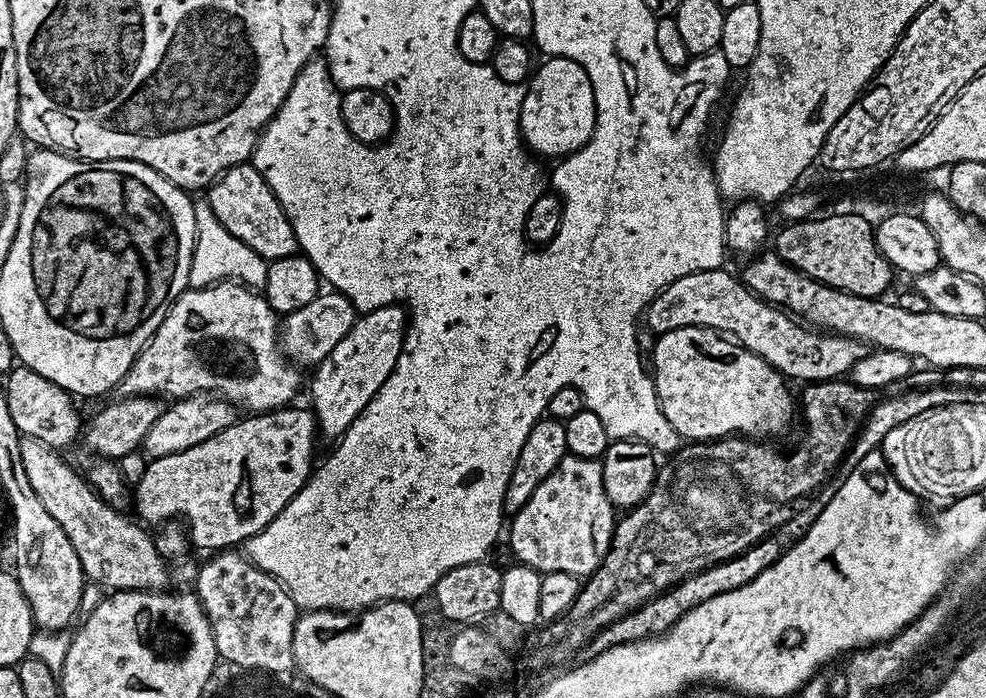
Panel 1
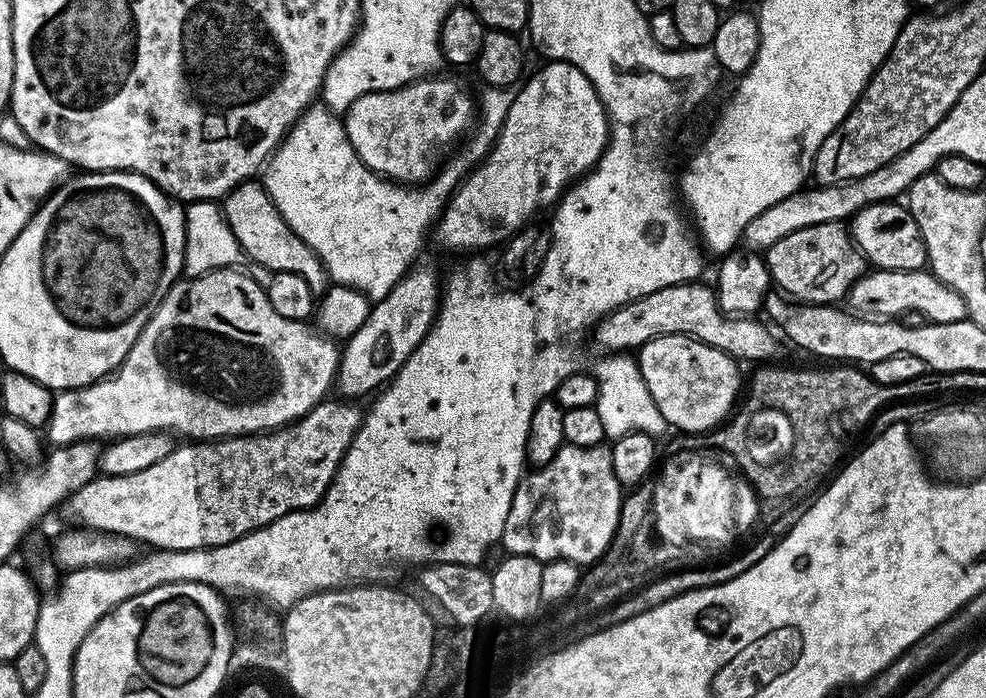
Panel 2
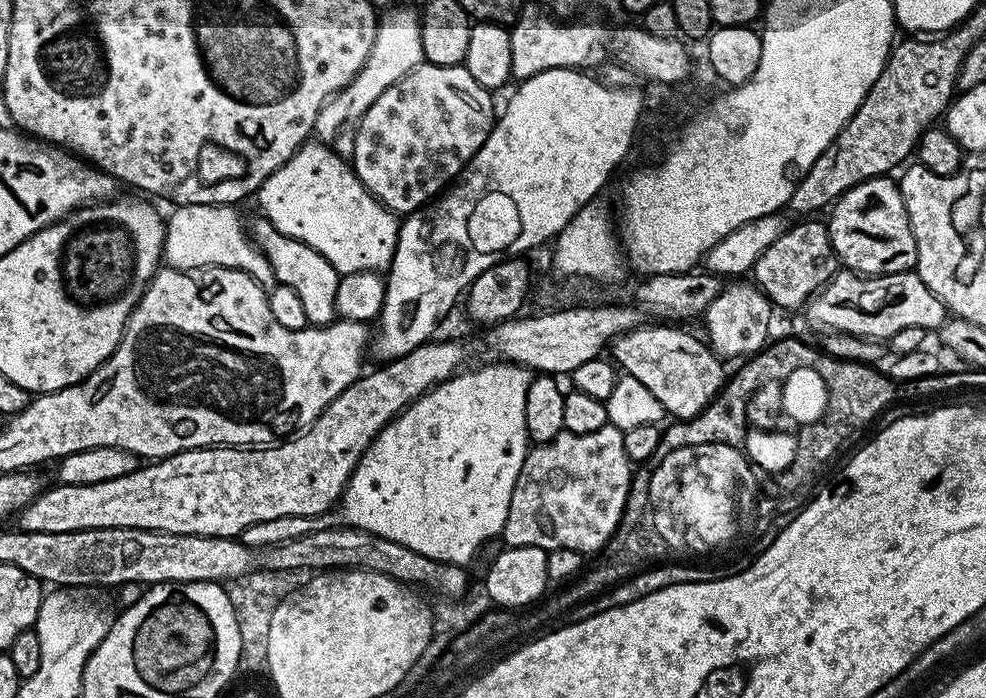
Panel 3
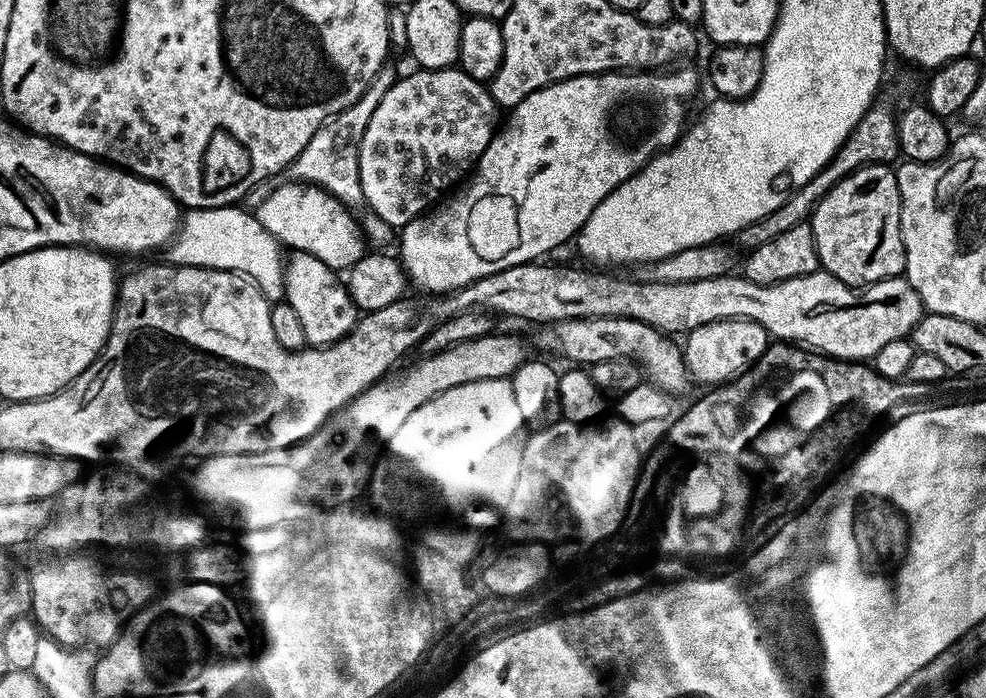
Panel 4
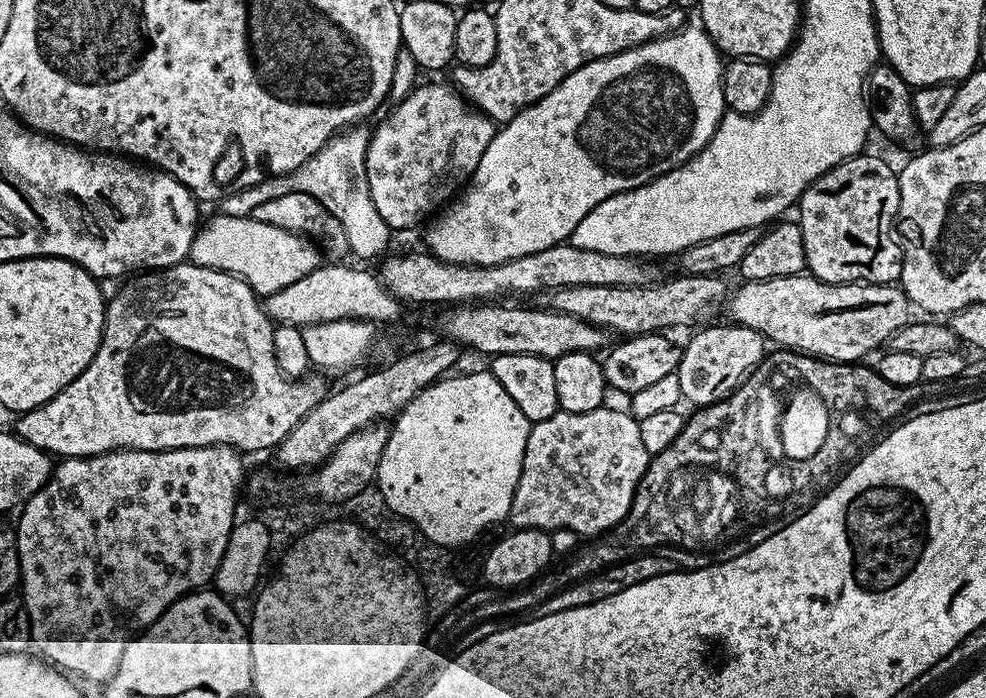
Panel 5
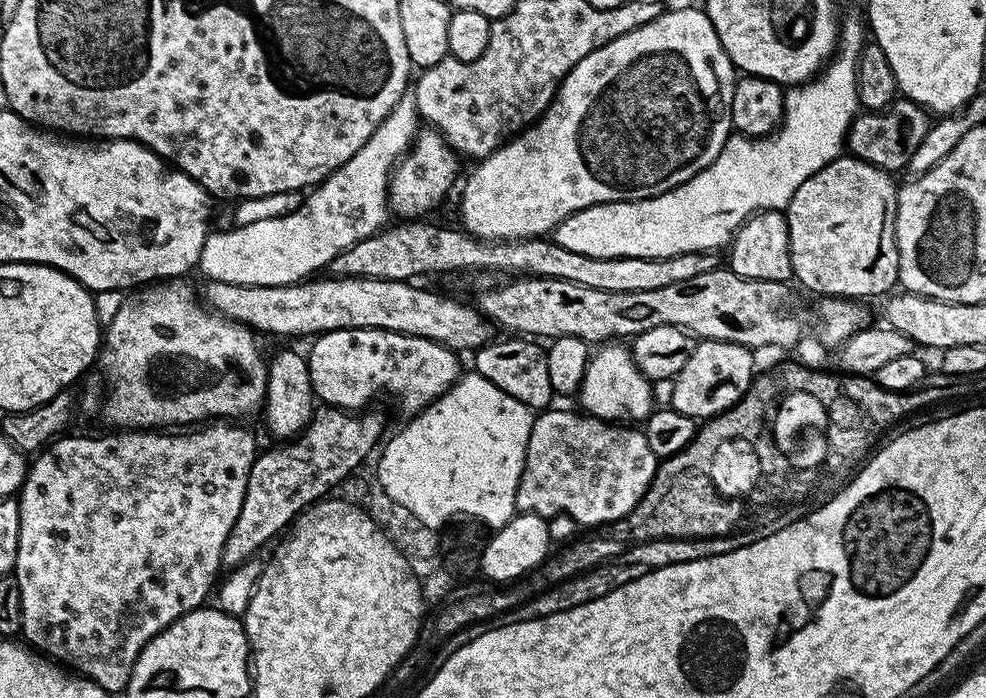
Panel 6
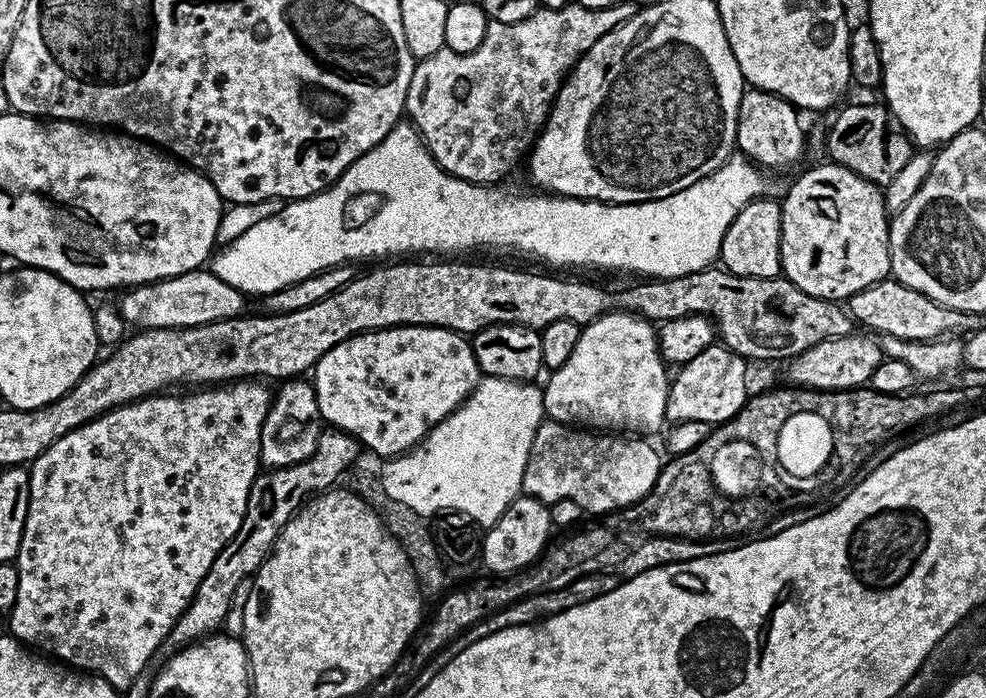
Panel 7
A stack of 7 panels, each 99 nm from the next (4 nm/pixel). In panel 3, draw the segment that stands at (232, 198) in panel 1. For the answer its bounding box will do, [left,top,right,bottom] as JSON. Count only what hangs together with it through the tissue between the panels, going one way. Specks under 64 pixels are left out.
[250,214,341,326]

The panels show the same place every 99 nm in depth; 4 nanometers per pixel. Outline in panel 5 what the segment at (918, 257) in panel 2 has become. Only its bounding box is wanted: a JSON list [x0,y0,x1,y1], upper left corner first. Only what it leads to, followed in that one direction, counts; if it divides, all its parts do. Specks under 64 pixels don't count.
[798,155,904,284]

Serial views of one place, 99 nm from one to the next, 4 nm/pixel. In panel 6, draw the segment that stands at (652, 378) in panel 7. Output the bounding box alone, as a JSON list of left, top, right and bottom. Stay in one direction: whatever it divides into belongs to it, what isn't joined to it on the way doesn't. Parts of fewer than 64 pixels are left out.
[578,342,654,422]

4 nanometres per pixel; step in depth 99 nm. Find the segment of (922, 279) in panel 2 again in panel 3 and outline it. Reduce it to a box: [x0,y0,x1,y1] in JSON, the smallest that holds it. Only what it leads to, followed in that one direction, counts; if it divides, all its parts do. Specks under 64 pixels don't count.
[806,270,946,341]

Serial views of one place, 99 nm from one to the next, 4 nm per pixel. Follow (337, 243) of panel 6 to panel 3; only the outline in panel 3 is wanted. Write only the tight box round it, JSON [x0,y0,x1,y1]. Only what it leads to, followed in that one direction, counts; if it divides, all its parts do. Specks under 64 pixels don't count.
[163,204,276,290]

